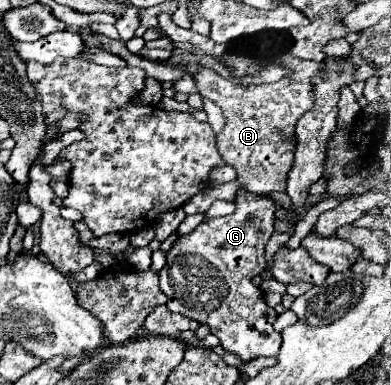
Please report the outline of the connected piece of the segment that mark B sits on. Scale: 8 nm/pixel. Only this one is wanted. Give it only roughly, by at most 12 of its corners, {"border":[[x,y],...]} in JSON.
{"border":[[292,54],[276,84],[242,88],[206,68],[224,162],[252,194],[286,190],[298,118],[322,64]]}

